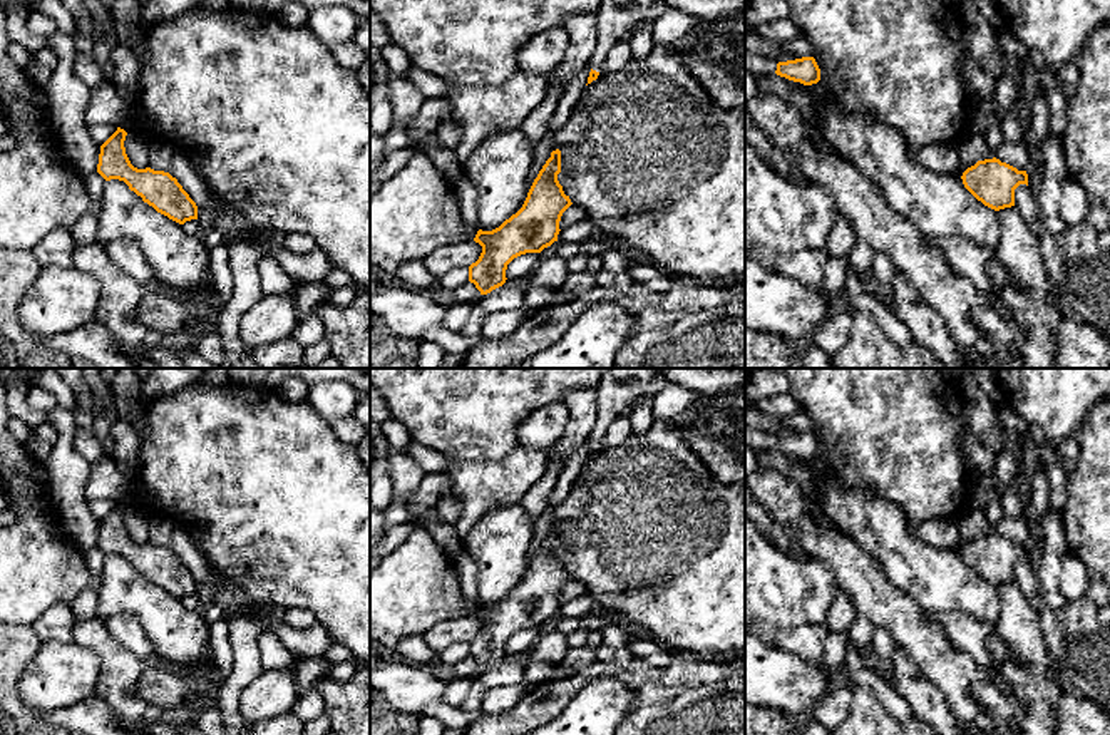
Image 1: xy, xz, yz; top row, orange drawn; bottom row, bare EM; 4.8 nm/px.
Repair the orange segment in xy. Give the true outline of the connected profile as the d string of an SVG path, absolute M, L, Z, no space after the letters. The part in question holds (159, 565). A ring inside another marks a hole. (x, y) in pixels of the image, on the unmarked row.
M117 502L100 521L97 547L105 556L124 556L144 578L179 599L198 594L196 578L176 553L164 546L137 544L131 539L124 522L126 511L127 507Z

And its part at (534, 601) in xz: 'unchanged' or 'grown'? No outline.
unchanged

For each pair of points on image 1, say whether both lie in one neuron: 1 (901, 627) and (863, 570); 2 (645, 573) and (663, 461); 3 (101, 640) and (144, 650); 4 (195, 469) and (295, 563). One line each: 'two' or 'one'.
1: one
2: one
3: two
4: one

